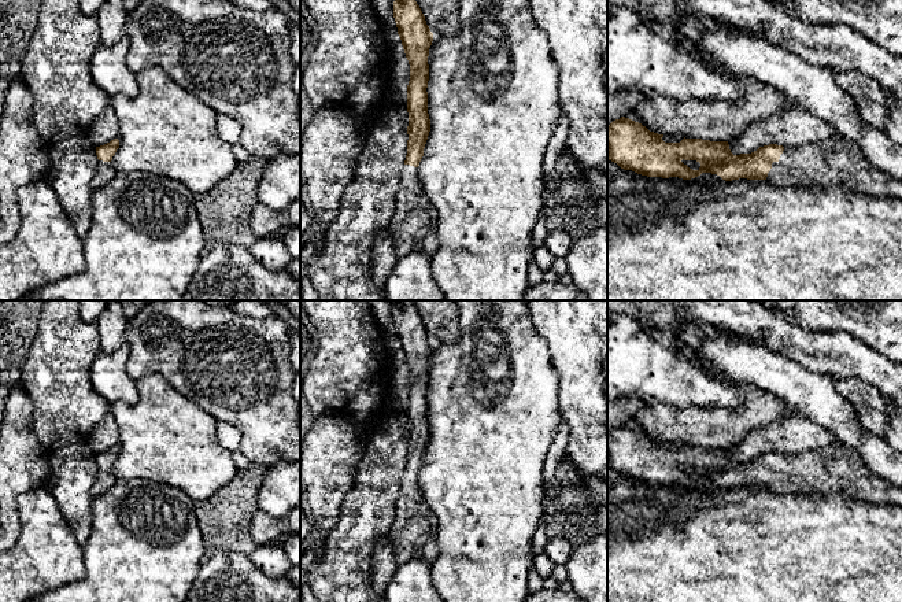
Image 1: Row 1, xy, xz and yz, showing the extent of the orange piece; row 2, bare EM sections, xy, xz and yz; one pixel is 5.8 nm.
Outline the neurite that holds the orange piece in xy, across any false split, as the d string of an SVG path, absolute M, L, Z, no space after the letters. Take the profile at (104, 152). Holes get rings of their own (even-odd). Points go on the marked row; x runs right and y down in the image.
M114 139L104 145L96 147L99 165L97 165L97 173L92 181L93 189L101 188L117 174L117 170L114 169L111 160L118 148L119 148L118 139Z

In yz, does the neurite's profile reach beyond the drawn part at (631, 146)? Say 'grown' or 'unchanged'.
grown

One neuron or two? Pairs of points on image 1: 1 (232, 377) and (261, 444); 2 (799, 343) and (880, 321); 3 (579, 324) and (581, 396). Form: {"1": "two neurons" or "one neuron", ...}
{"1": "one neuron", "2": "two neurons", "3": "one neuron"}

